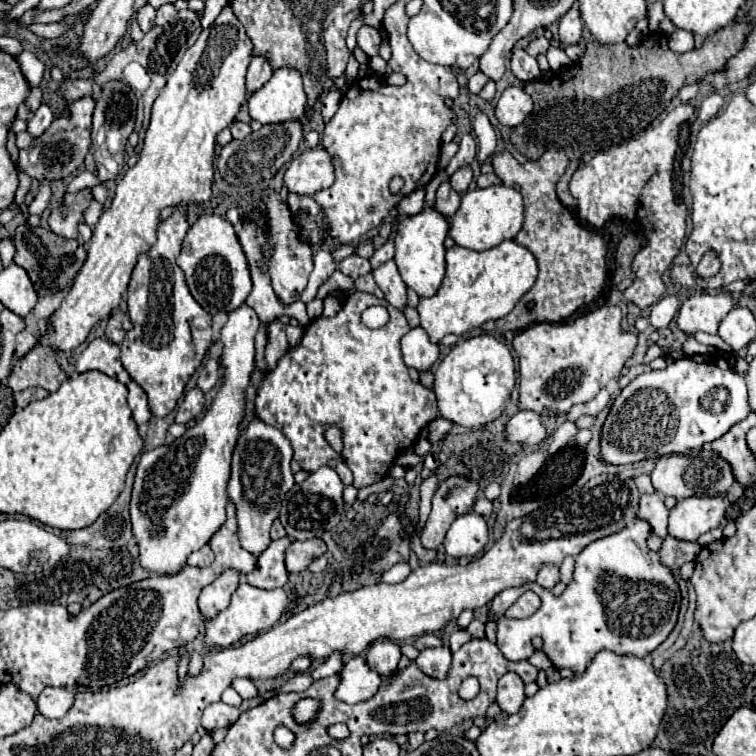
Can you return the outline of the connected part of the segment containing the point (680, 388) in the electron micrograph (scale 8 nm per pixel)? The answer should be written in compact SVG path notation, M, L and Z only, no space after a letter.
M681 357L663 371L639 375L621 391L603 425L601 459L623 465L671 453L691 453L725 435L749 413L745 377L725 357Z

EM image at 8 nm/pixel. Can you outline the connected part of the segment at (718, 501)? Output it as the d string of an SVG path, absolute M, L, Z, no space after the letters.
M727 495L687 497L681 499L669 515L669 535L683 541L697 541L703 533L719 527L725 521Z

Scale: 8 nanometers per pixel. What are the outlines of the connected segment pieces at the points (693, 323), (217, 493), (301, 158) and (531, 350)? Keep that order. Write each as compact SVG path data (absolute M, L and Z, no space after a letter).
M719 291L713 295L697 293L697 295L691 295L681 305L679 315L677 315L677 325L687 335L691 335L695 331L705 331L705 333L717 335L719 323L733 307L735 307L735 301L725 291Z
M241 305L239 309L229 313L229 319L223 325L219 337L223 345L219 357L219 365L223 371L223 385L219 387L209 411L205 411L205 415L197 421L197 425L187 429L171 445L161 445L141 455L131 497L131 523L133 523L133 535L139 541L139 561L147 571L177 573L185 565L187 557L195 549L201 549L205 543L209 543L213 533L225 521L225 503L229 501L225 487L231 473L231 455L239 439L239 425L245 417L245 389L255 371L257 331L259 331L259 317L255 315L255 311L251 311L251 307Z
M323 147L307 149L297 155L285 173L287 189L299 195L315 195L317 191L331 187L333 181L335 167L331 163L331 155Z
M603 305L597 311L575 319L573 323L563 325L549 325L537 323L527 327L525 331L517 333L513 339L513 347L519 353L519 409L531 409L541 415L561 415L567 413L575 403L585 403L593 399L599 389L603 389L609 379L617 379L627 360L637 347L637 333L621 329L621 309L617 305Z

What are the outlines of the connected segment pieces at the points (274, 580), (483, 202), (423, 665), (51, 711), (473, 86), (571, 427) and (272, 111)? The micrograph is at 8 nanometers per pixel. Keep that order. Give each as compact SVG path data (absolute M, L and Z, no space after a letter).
M289 537L273 541L267 547L267 551L263 551L257 557L257 567L255 567L255 571L251 571L251 575L245 575L245 581L253 587L259 587L259 589L283 587L289 577L285 563L283 563L283 553L289 545L291 545Z
M495 185L487 189L475 189L461 195L461 207L451 219L449 235L461 247L473 251L485 251L499 245L505 239L513 239L523 225L523 199L515 187Z
M435 647L435 649L425 649L421 655L415 659L419 669L427 673L433 679L445 679L451 669L451 649L449 647Z
M47 687L37 699L39 713L47 719L59 719L67 715L67 711L71 709L71 703L75 703L75 693L71 689Z
M478 71L471 78L469 78L467 86L471 93L479 94L488 81L489 78L485 74L481 73L481 71Z
M565 421L565 423L553 433L553 441L551 441L551 445L549 445L549 455L553 455L557 449L561 449L561 447L565 447L569 441L573 441L577 433L579 433L579 427L577 427L575 423Z
M277 69L273 77L249 97L249 115L261 125L301 119L307 111L303 79L295 69Z

